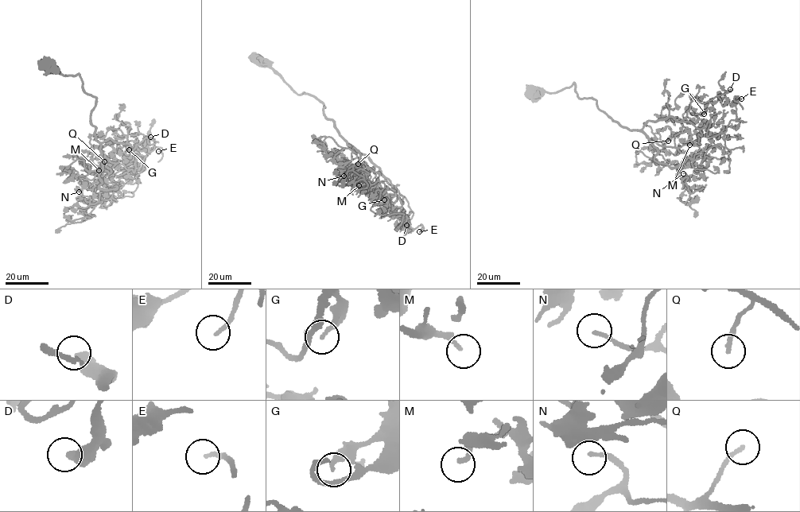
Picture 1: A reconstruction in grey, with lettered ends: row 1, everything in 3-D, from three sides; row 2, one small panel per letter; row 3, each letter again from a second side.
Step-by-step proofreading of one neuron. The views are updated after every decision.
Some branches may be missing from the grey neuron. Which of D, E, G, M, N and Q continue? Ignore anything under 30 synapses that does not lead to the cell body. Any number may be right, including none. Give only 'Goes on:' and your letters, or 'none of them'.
Goes on: E, Q

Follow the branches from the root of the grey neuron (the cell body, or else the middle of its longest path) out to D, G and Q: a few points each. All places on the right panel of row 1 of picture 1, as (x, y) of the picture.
D: (532, 92), (574, 83), (577, 96), (639, 129), (681, 121), (693, 100), (730, 89)
G: (532, 92), (574, 83), (577, 96), (594, 98), (631, 129), (669, 117), (681, 121), (688, 111), (704, 114)
Q: (532, 92), (557, 92), (574, 83), (577, 96), (594, 98), (613, 121), (662, 145), (668, 141)

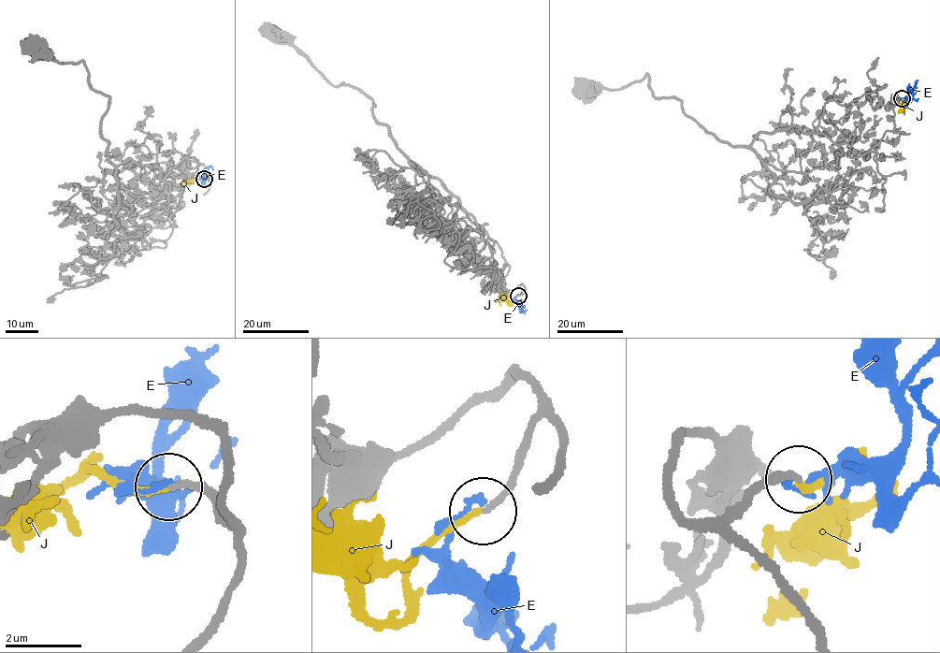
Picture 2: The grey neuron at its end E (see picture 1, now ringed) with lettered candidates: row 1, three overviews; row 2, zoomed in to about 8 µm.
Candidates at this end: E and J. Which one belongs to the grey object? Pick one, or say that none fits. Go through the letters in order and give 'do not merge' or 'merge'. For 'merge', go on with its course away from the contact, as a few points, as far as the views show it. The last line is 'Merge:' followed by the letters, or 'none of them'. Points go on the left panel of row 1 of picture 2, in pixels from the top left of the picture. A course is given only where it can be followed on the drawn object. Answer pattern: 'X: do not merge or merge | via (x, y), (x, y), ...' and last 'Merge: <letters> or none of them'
E: do not merge
J: merge | via (204, 179), (197, 177), (184, 181), (185, 187)
Merge: J

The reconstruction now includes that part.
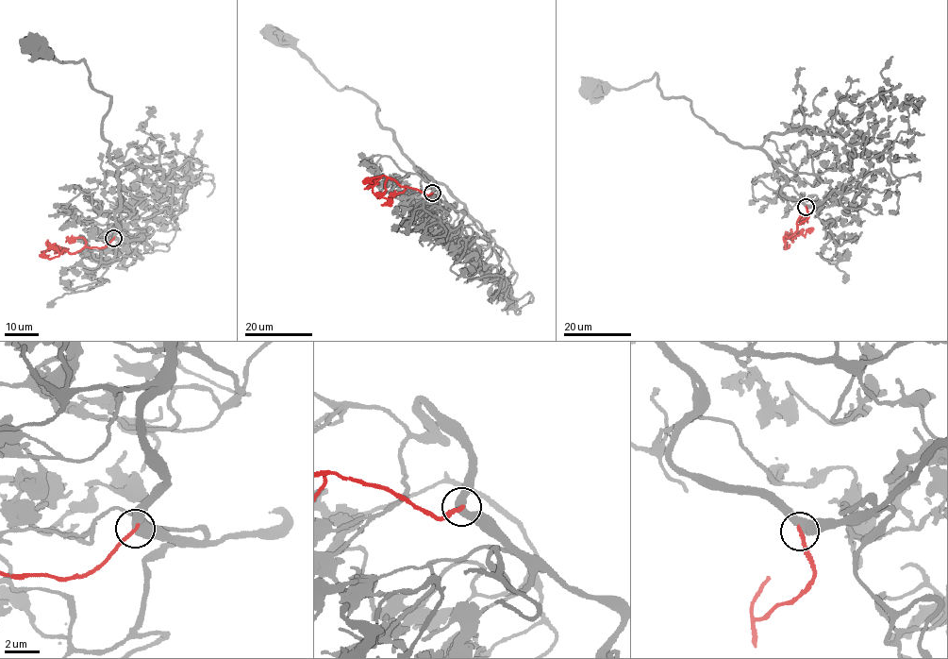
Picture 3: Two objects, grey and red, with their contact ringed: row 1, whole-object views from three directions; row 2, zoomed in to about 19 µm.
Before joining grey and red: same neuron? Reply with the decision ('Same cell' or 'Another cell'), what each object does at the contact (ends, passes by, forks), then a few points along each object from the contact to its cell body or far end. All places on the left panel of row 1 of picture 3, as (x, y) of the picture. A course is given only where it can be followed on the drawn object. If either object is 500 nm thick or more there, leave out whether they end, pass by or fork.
Same cell. At the ring grey passes by. At the ring red ends. Course of grey: (113, 238), (120, 228), (120, 182), (103, 133), (110, 97), (95, 91), (83, 60), (59, 62), (30, 45). Course of red: (113, 238), (104, 246), (86, 247), (72, 254), (57, 251), (63, 249), (57, 246)

